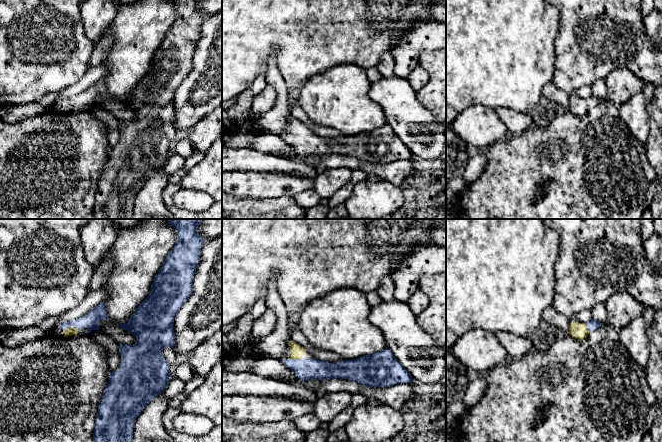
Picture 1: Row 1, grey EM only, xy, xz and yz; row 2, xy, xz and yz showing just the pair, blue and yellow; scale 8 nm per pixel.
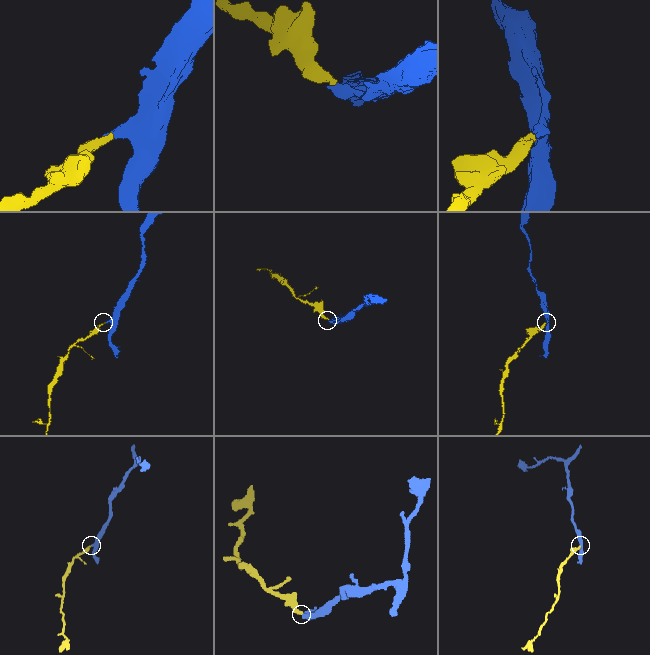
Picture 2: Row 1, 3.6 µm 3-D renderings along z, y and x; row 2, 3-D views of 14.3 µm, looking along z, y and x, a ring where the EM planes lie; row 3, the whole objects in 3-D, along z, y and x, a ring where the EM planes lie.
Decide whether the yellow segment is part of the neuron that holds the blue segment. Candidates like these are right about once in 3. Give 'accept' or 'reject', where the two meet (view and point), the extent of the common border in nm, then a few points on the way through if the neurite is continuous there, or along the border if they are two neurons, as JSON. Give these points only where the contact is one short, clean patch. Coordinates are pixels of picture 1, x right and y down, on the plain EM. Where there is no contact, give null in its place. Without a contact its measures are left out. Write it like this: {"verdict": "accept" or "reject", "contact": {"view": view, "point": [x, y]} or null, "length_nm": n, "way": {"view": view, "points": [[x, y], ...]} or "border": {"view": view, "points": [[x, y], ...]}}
{"verdict": "accept", "contact": {"view": "xy", "point": [70, 102]}, "length_nm": 110, "way": {"view": "xy", "points": [[90, 96], [70, 102], [70, 107]]}}

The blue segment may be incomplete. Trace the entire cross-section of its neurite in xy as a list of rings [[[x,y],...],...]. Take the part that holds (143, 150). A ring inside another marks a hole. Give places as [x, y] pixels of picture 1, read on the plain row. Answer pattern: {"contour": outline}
{"contour": [[[199,0],[171,1],[177,7],[177,17],[155,52],[150,70],[135,85],[128,98],[119,101],[136,113],[136,119],[123,121],[119,118],[121,139],[118,146],[110,149],[98,182],[94,219],[132,219],[135,196],[144,184],[164,167],[171,155],[170,142],[162,126],[165,123],[174,123],[175,91],[192,69],[194,50],[205,19],[197,8]]]}

